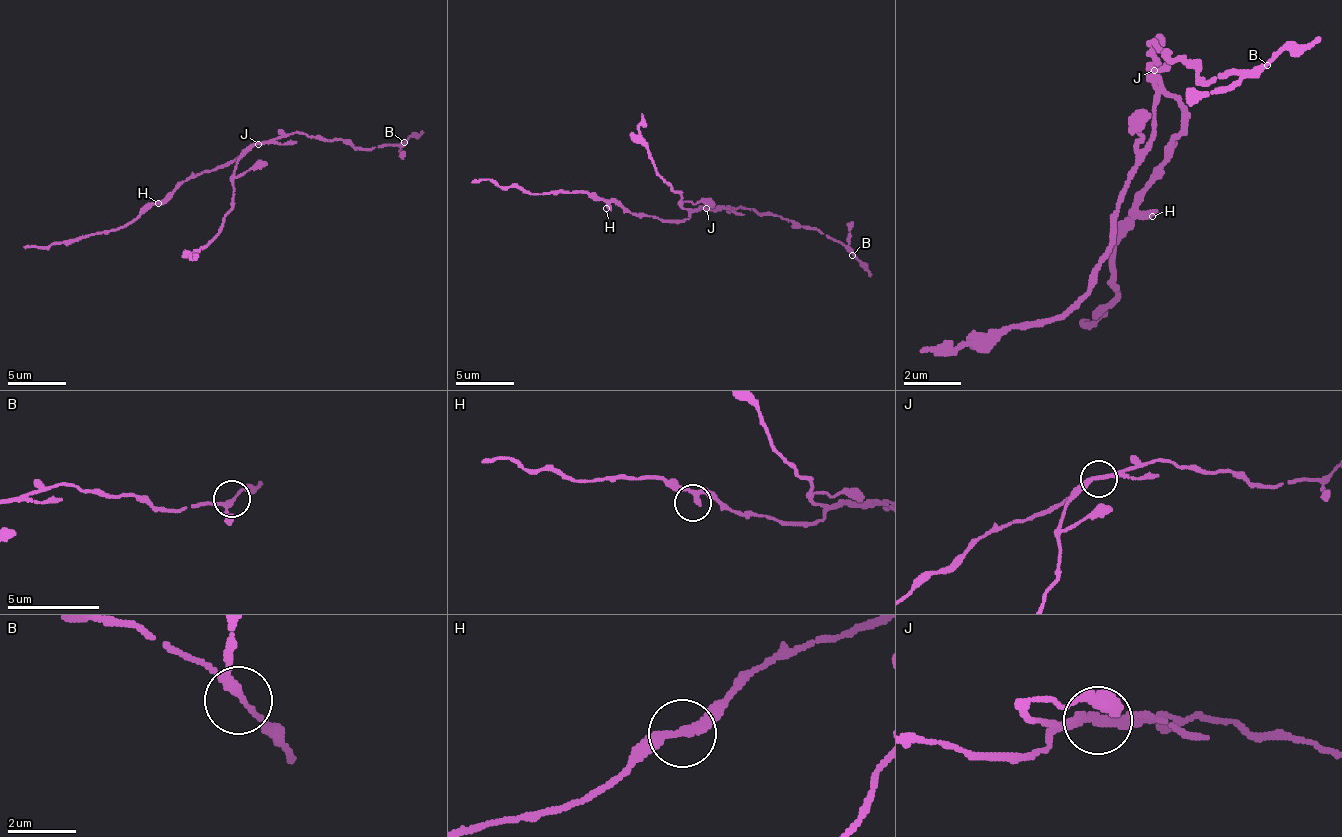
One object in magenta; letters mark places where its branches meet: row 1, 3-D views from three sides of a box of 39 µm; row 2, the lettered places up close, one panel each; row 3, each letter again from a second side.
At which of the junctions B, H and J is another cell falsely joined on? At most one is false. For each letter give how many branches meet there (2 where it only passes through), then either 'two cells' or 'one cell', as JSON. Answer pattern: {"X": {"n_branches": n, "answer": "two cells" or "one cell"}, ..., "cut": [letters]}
{"B": {"n_branches": 3, "answer": "one cell"}, "H": {"n_branches": 2, "answer": "one cell"}, "J": {"n_branches": 2, "answer": "two cells"}, "cut": ["J"]}

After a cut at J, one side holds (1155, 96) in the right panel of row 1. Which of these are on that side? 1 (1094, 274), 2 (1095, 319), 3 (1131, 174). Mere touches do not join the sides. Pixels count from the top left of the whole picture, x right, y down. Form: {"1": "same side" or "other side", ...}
{"1": "same side", "2": "other side", "3": "same side"}

